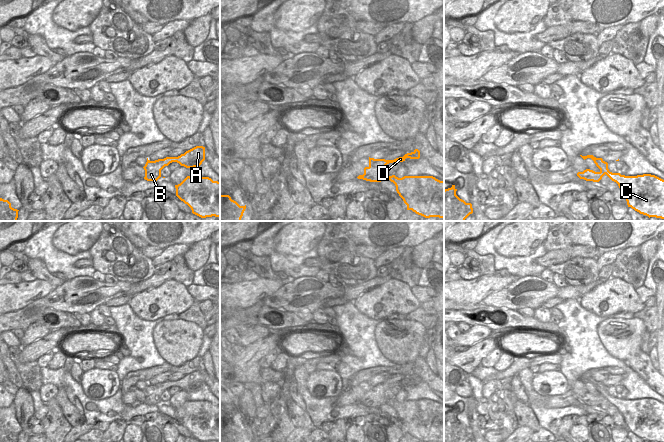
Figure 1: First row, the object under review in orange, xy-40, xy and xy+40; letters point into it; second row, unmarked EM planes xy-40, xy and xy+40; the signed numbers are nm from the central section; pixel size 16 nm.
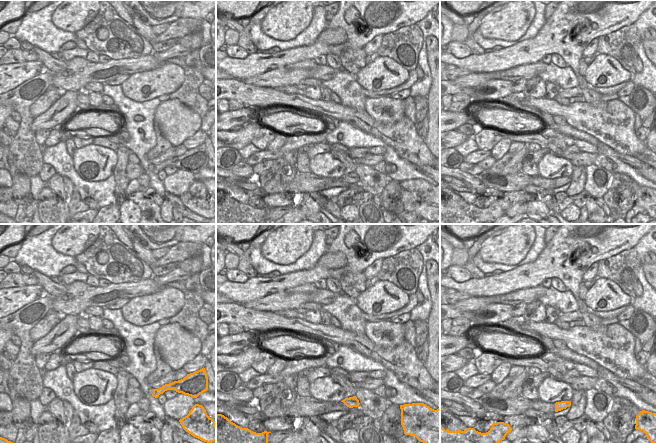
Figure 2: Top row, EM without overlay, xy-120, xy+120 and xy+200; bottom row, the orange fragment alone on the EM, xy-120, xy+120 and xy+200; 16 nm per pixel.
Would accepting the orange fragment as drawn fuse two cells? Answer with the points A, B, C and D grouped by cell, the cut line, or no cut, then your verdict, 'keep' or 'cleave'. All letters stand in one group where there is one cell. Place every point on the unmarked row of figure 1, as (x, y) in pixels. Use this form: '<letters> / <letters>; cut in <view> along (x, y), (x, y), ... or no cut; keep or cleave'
A B D / C; cut in xy+40 along (596, 387), (606, 397); cleave

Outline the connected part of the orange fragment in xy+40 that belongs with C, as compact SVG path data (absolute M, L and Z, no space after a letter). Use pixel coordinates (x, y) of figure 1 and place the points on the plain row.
M593 379L582 380L584 384L591 382L624 417L628 431L640 438L656 442L664 442L664 404L651 398L625 400L612 397L604 389L602 382Z

